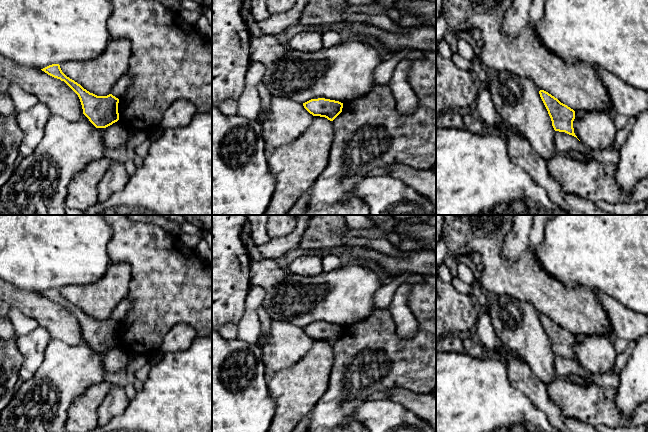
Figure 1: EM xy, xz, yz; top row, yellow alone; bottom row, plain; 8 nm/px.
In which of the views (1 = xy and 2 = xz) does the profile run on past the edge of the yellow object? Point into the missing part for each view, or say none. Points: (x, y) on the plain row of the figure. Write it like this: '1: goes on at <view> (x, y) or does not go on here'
1: does not go on here
2: does not go on here

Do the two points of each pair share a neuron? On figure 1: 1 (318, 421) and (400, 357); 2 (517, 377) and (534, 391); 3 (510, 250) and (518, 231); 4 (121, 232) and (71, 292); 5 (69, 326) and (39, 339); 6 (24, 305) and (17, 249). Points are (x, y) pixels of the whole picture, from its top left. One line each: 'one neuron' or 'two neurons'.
1: one neuron
2: one neuron
3: one neuron
4: two neurons
5: two neurons
6: two neurons

